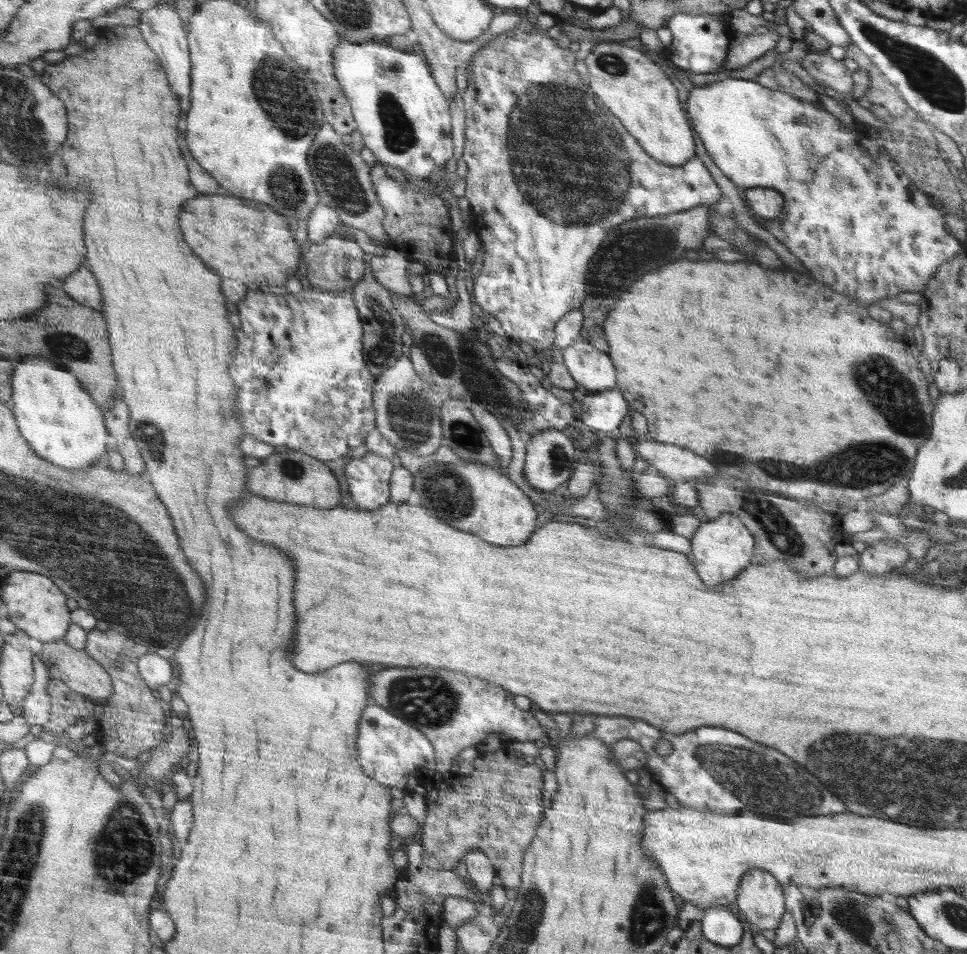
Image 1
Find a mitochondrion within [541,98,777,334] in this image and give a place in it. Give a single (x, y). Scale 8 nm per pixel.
(633, 250)

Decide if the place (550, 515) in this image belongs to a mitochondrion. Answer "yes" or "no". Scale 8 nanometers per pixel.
no

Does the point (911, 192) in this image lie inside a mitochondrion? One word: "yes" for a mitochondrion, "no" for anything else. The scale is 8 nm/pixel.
no

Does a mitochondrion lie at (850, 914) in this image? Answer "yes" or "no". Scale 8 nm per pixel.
yes

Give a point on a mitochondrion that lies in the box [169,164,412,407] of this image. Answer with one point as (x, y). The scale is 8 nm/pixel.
(379, 349)

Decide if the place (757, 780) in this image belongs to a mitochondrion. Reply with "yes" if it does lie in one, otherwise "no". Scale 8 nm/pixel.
yes

